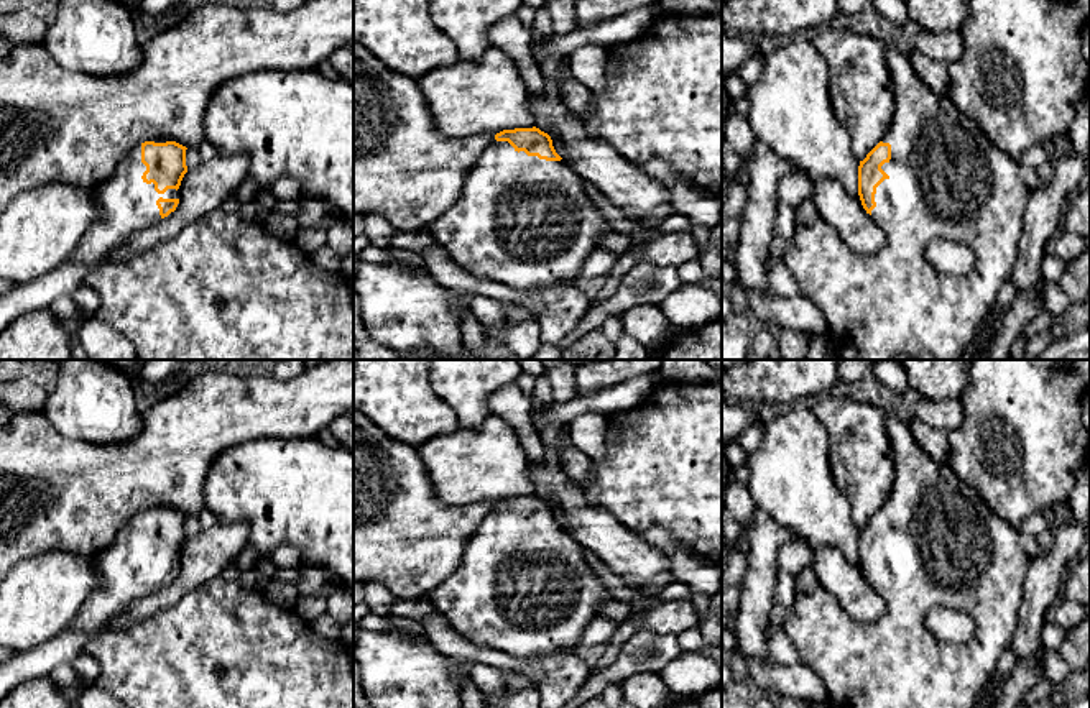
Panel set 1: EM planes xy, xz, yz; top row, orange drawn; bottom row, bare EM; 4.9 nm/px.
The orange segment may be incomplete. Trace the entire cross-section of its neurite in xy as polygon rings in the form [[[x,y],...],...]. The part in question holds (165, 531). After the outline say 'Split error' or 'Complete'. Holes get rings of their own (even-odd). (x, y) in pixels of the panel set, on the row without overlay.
[[[168,508],[136,511],[117,531],[112,544],[92,560],[97,585],[67,628],[90,634],[84,652],[99,664],[95,685],[128,708],[353,708],[349,647],[340,639],[319,636],[294,608],[276,606],[263,590],[248,590],[238,580],[217,577],[150,618],[123,628],[110,626],[136,600],[159,591],[176,578],[178,557],[187,540],[186,517]]]. Split error

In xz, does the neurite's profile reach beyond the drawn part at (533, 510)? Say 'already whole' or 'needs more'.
needs more

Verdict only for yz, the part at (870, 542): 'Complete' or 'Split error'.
Split error

